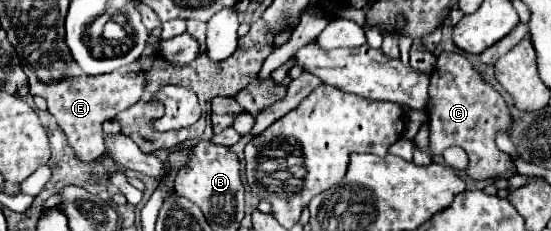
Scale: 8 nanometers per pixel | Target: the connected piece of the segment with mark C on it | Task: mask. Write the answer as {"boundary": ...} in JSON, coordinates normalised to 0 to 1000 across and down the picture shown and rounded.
{"boundary":[[[800,229],[793,247],[793,281],[786,299],[782,325],[782,368],[779,368],[779,455],[775,455],[775,489],[779,489],[779,602],[782,602],[782,654],[786,671],[804,662],[811,636],[837,636],[848,654],[851,671],[851,766],[858,775],[891,775],[898,758],[906,766],[920,766],[927,758],[927,680],[913,654],[902,645],[898,628],[898,584],[906,567],[924,576],[927,567],[927,498],[924,472],[913,437],[913,420],[887,368],[877,351],[877,333],[851,281],[851,264],[833,238],[833,229]]]}

